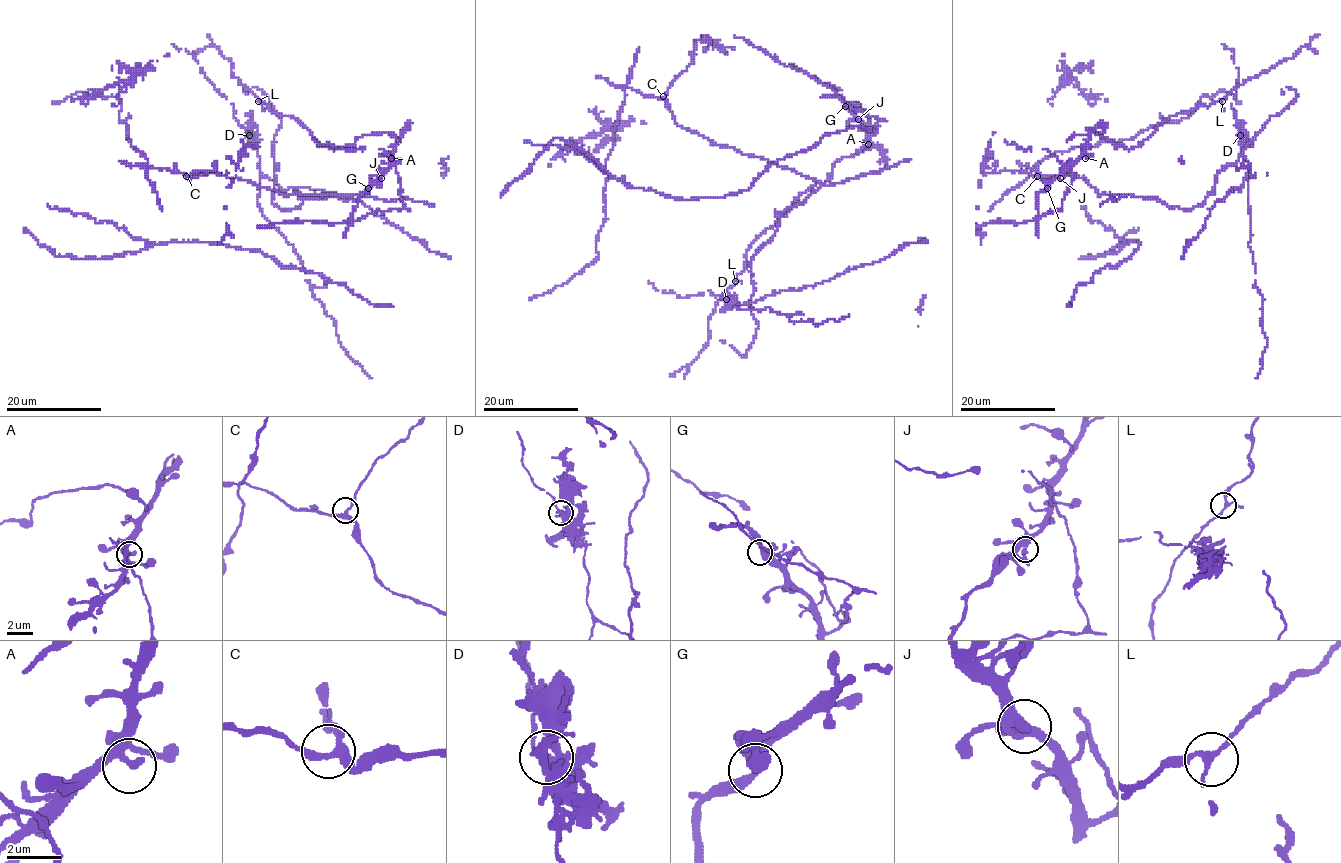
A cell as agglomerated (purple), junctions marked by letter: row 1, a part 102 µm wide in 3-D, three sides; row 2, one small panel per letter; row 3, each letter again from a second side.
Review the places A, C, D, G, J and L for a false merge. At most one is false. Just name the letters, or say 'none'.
D

